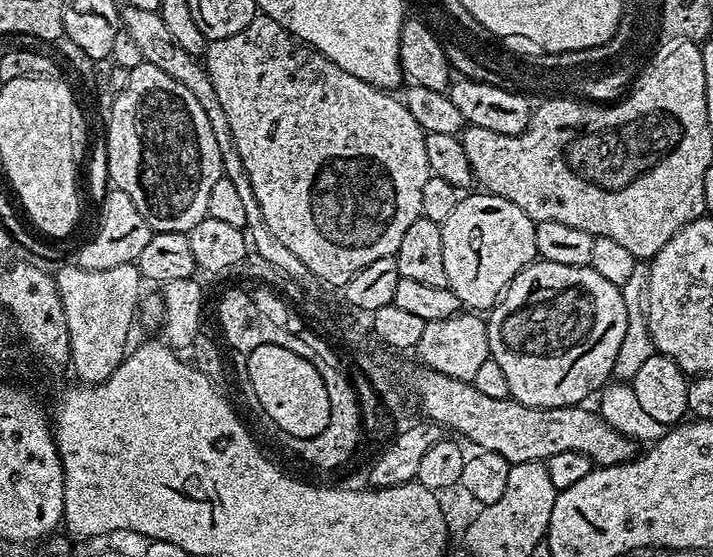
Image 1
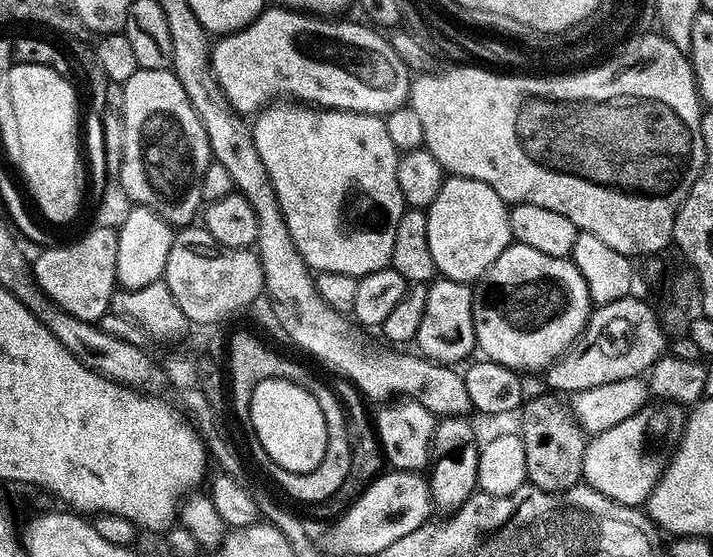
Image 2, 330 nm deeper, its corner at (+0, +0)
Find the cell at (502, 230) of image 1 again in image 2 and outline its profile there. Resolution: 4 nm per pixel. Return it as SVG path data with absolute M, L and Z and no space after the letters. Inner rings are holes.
M449 175L444 185L438 190L434 202L428 205L428 237L430 238L430 254L434 254L437 273L446 280L479 281L491 264L513 243L510 230L509 205L504 203L498 193L486 182L478 182L474 178Z

